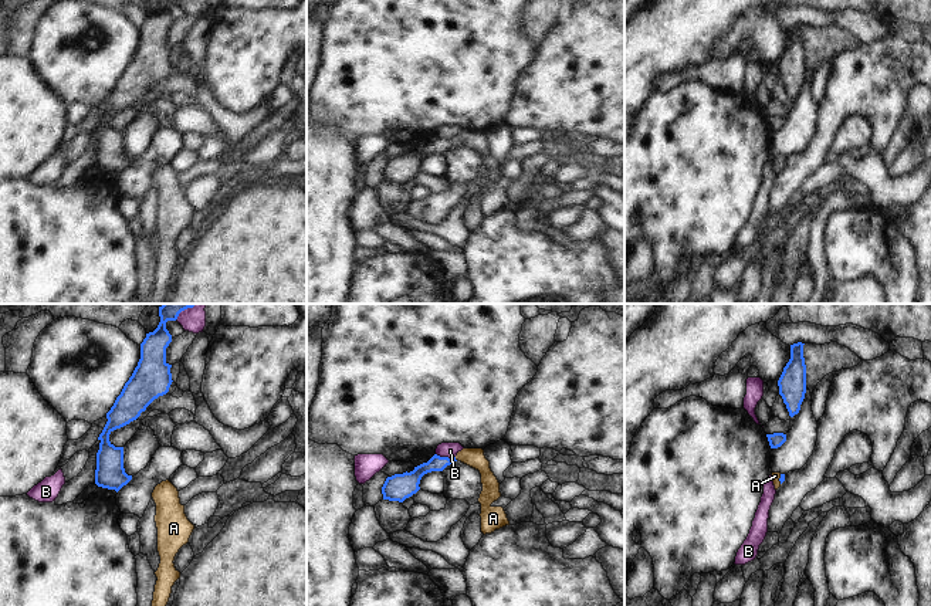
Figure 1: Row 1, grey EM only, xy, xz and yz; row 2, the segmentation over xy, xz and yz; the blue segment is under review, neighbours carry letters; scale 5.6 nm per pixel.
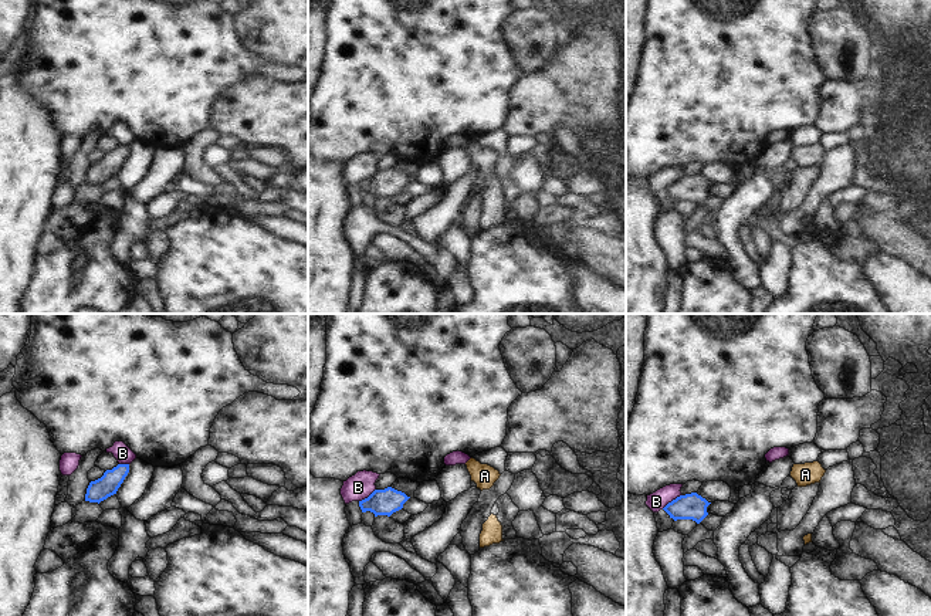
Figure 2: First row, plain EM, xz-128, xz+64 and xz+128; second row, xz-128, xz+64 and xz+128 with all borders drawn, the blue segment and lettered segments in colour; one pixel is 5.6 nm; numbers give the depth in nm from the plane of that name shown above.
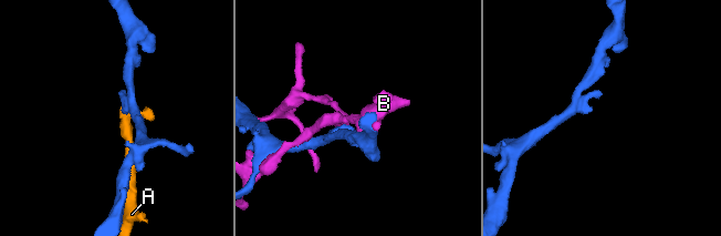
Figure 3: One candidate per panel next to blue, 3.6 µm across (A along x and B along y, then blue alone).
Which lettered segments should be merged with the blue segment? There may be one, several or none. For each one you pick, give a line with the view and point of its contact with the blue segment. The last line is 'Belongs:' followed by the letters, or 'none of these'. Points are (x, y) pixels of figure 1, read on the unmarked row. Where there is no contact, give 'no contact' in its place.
A: contact xz (454, 141)
Belongs: A

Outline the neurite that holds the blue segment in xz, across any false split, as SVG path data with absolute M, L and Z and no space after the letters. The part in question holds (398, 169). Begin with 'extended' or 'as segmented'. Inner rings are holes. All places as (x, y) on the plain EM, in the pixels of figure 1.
as segmented; M434 136L427 145L414 149L410 155L406 153L403 156L387 159L382 169L383 182L403 184L420 172L419 166L424 156L443 153L447 148L454 146L456 143L456 139L448 141Z

